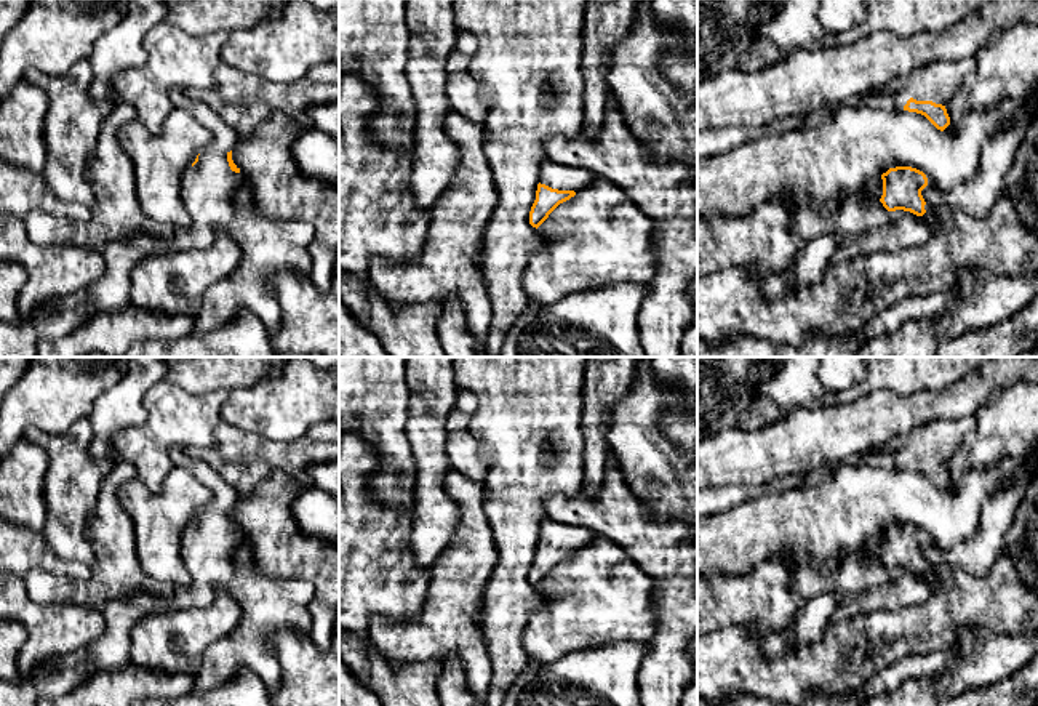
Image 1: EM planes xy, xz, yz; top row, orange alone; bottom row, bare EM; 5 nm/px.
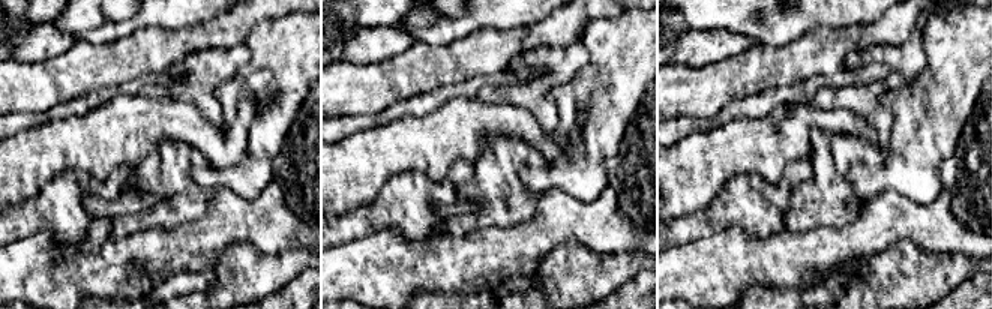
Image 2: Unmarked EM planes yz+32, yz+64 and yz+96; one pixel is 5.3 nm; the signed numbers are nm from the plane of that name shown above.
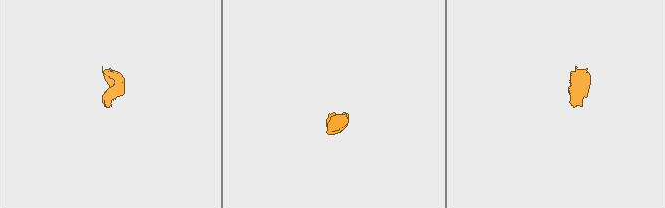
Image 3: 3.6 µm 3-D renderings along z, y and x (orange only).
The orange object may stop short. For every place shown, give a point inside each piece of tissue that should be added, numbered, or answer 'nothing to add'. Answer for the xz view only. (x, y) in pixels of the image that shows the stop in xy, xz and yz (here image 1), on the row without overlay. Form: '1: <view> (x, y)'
1: xz (554, 533)

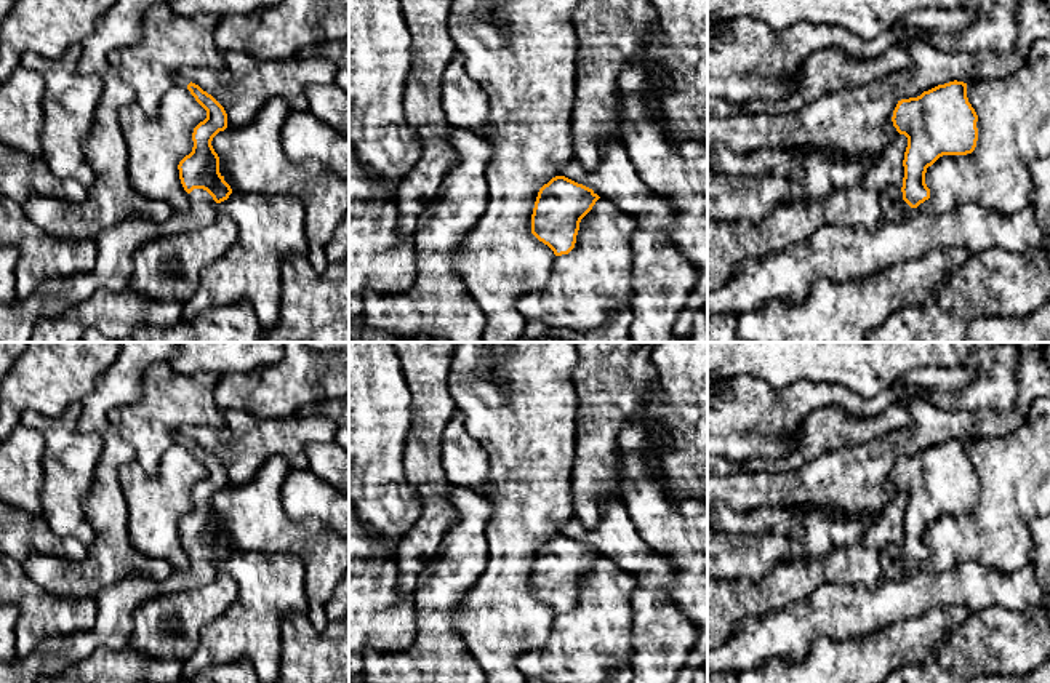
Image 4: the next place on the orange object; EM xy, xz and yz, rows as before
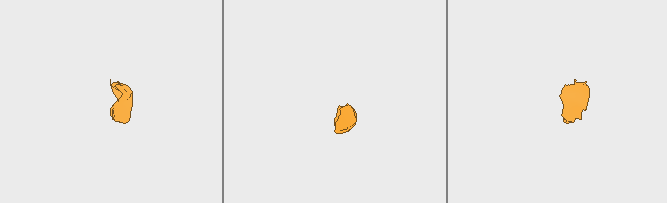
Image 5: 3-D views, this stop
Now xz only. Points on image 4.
nothing to add

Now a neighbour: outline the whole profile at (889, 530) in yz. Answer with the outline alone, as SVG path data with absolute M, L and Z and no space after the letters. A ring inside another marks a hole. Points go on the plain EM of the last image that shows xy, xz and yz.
M896 493L893 502L882 512L877 523L848 545L832 545L824 557L815 560L776 565L763 579L754 582L743 579L707 579L707 651L730 640L735 627L747 617L762 617L776 613L794 601L808 597L823 584L864 585L874 590L880 582L879 552L888 545L901 545L904 536L904 510L908 496Z

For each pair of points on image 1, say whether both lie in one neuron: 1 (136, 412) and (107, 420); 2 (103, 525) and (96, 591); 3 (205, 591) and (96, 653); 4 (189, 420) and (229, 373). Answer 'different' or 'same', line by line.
1: same
2: same
3: same
4: different

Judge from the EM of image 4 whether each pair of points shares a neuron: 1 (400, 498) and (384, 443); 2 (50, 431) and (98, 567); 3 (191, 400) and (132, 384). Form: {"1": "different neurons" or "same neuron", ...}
{"1": "same neuron", "2": "different neurons", "3": "different neurons"}

